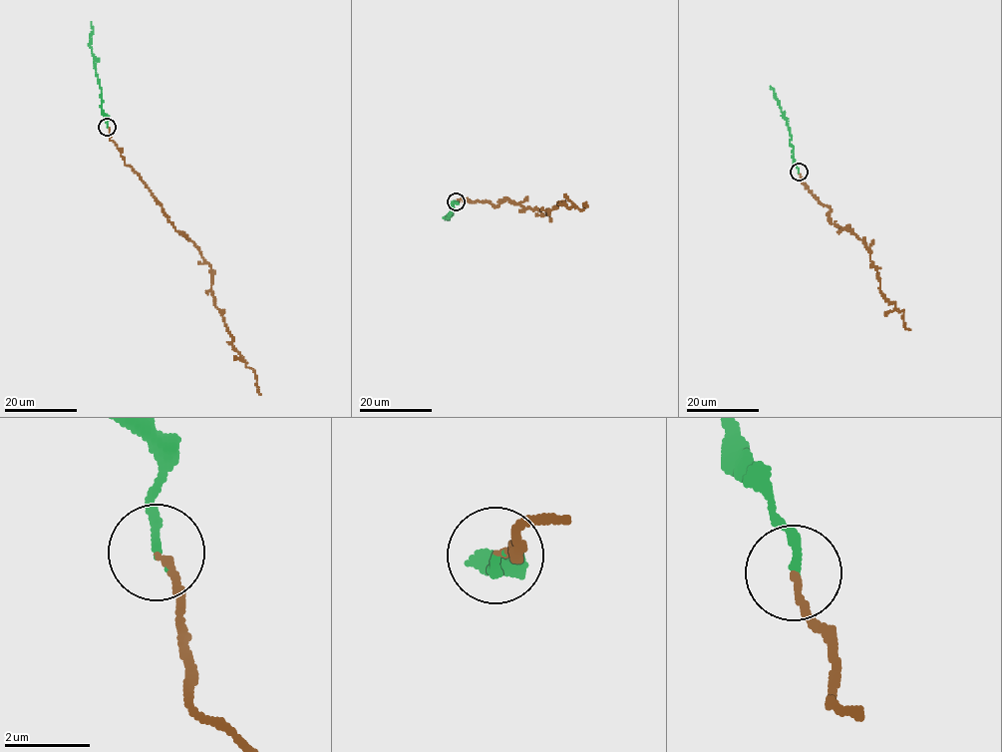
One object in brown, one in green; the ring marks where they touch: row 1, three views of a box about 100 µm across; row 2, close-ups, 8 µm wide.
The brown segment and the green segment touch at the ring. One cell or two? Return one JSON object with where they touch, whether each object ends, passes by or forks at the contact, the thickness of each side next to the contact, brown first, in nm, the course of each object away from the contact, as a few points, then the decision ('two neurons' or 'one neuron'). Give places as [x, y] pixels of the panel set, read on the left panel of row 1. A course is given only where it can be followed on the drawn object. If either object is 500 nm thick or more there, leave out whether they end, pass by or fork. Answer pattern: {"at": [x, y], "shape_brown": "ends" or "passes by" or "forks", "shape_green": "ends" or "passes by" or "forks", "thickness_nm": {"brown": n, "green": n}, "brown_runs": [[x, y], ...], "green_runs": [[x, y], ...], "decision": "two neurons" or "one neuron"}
{"at": [107, 127], "shape_brown": "ends", "shape_green": "ends", "thickness_nm": {"brown": 150, "green": 190}, "brown_runs": [[107, 126], [124, 163], [211, 268], [213, 304], [232, 345], [255, 374], [260, 394]], "green_runs": [[107, 126], [108, 119], [101, 109], [102, 90], [89, 45], [91, 22]], "decision": "one neuron"}

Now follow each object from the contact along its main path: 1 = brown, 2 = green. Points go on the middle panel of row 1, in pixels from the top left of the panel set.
1: (456, 201), (486, 200), (496, 206), (504, 197), (544, 214), (559, 200), (568, 207), (587, 206)
2: (456, 201), (451, 204), (451, 213), (444, 217), (447, 218)

